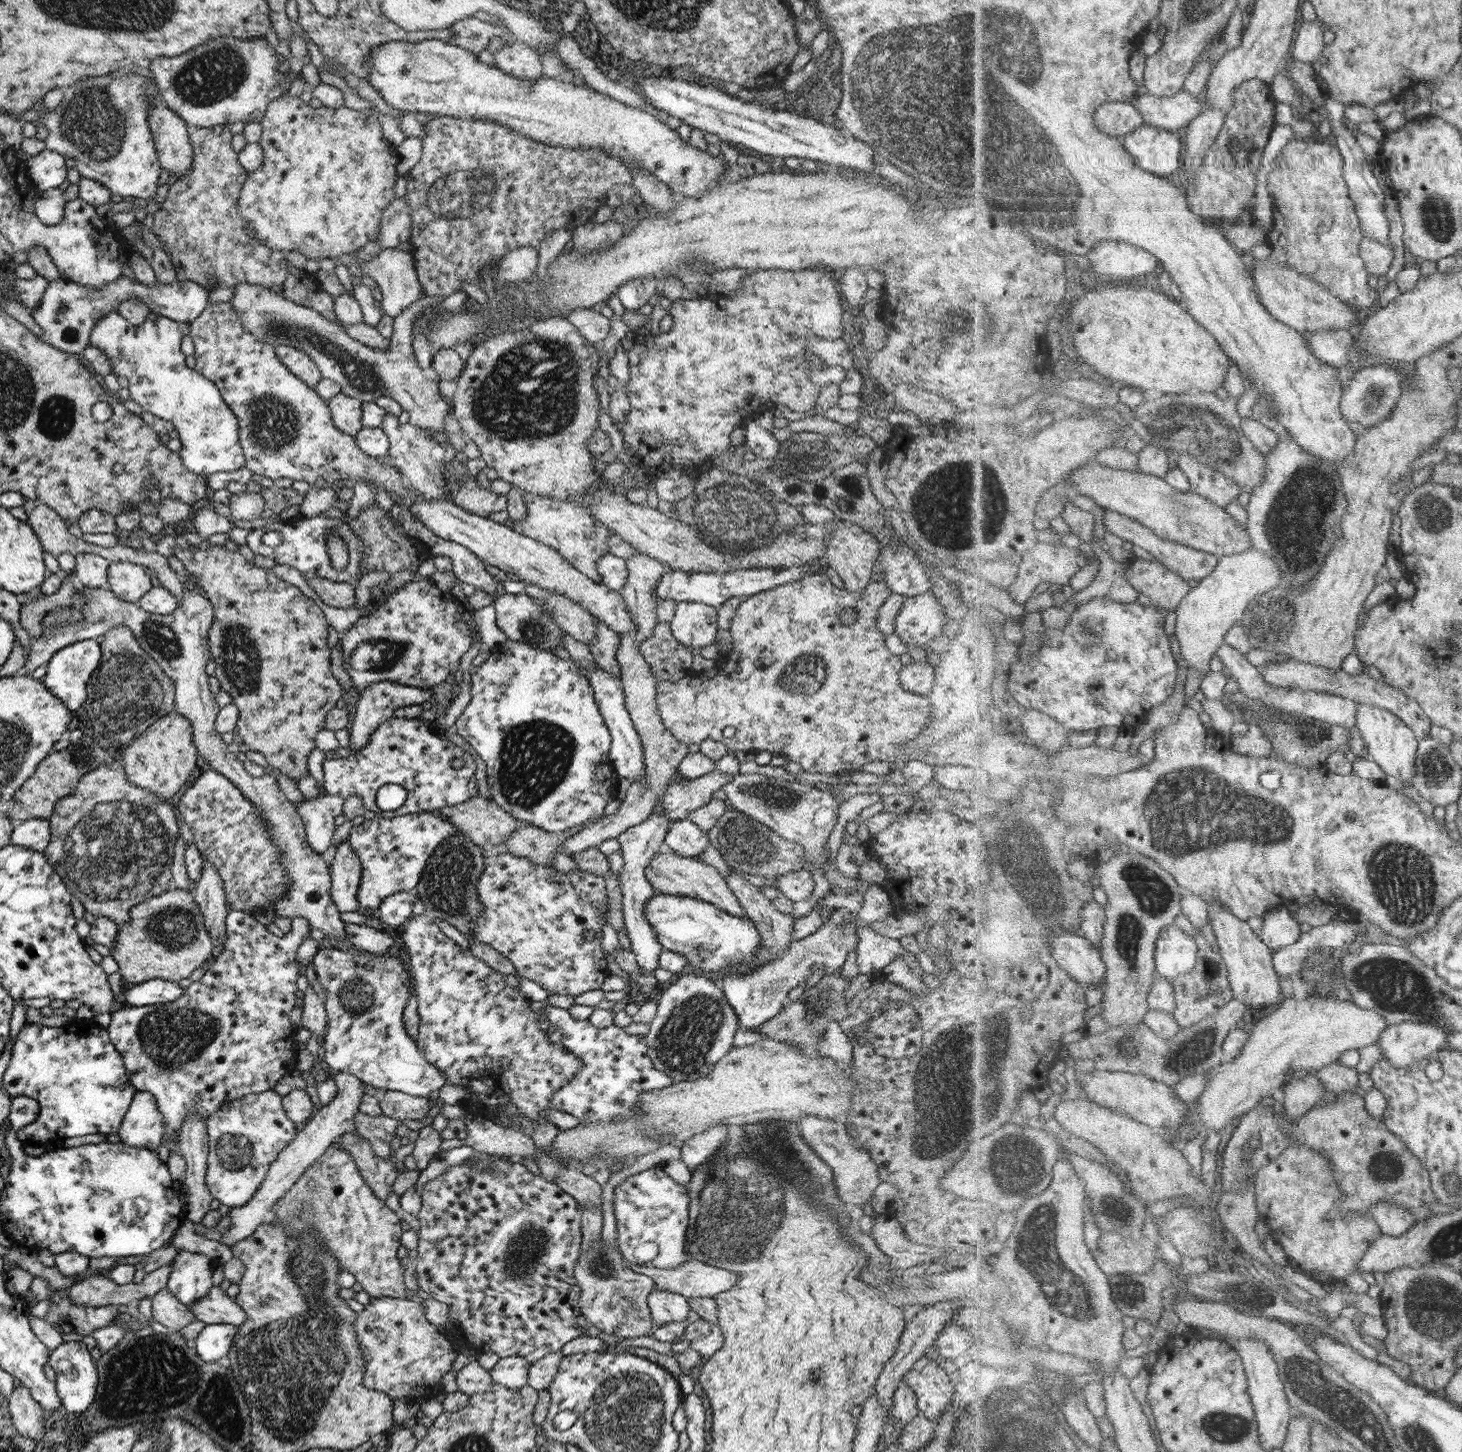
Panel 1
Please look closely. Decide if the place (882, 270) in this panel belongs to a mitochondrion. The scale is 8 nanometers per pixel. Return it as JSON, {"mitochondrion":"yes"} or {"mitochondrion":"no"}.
{"mitochondrion":"no"}

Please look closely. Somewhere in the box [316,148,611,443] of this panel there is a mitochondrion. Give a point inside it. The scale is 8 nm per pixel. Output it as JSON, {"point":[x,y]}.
{"point":[472,191]}

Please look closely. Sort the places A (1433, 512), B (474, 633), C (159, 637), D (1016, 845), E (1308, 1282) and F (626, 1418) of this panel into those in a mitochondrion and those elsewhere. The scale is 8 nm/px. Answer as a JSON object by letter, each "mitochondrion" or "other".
{"A":"mitochondrion","B":"other","C":"mitochondrion","D":"mitochondrion","E":"other","F":"mitochondrion"}

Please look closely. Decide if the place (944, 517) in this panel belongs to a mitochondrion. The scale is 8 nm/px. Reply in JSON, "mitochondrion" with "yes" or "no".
{"mitochondrion":"yes"}

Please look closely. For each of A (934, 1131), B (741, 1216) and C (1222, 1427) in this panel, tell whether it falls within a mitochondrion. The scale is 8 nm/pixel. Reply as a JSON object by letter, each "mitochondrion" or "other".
{"A":"mitochondrion","B":"mitochondrion","C":"mitochondrion"}

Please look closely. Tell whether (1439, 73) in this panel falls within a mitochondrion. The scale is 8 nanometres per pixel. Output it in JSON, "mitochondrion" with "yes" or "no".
{"mitochondrion":"no"}

